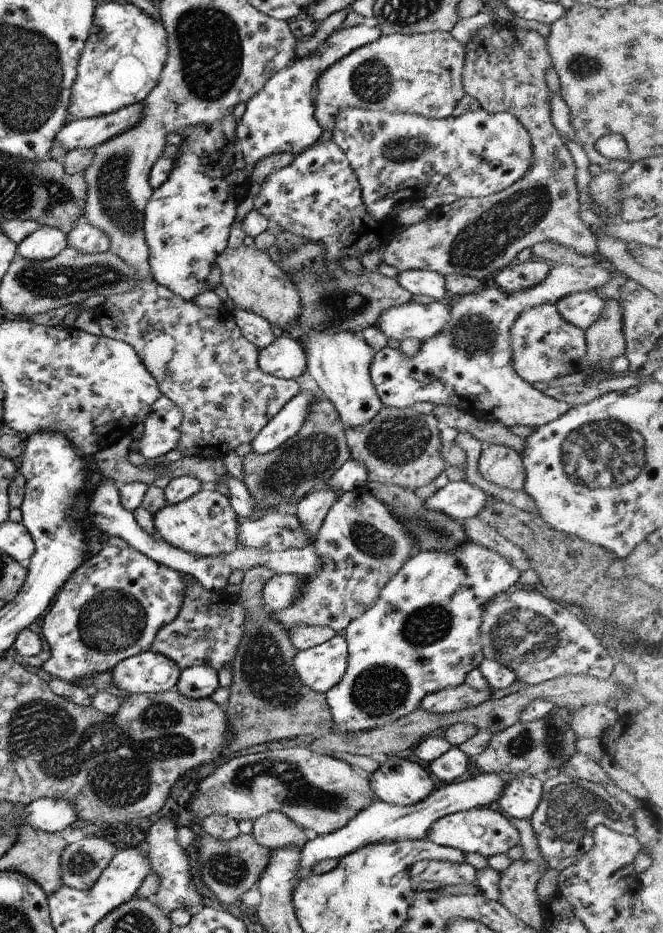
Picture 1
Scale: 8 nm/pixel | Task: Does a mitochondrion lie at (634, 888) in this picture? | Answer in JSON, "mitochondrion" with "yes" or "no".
{"mitochondrion":"no"}

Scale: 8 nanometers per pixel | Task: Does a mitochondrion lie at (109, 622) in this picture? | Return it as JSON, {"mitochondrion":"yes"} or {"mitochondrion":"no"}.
{"mitochondrion":"yes"}

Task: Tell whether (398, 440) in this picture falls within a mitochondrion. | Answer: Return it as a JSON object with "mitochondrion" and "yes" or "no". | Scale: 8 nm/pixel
{"mitochondrion":"yes"}

